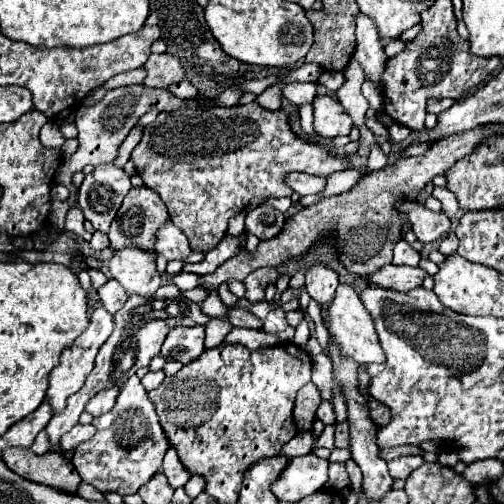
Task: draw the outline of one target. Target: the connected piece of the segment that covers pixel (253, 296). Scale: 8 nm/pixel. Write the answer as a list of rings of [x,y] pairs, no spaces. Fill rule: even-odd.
[[[259,268],[251,272],[243,284],[245,284],[245,298],[255,304],[259,300],[265,300],[265,288],[269,284],[275,284],[279,280],[279,272],[275,268]]]

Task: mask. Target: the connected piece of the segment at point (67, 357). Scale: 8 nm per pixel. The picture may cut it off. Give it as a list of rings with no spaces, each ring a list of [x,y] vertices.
[[[101,306],[95,308],[93,314],[91,314],[91,322],[89,322],[89,326],[85,328],[85,332],[83,332],[81,336],[77,336],[75,342],[63,350],[59,364],[57,364],[57,366],[51,370],[51,374],[49,374],[47,400],[49,400],[49,404],[51,404],[51,408],[53,408],[55,414],[63,412],[63,410],[65,410],[65,404],[67,404],[67,398],[69,398],[71,394],[75,394],[77,390],[83,388],[85,378],[87,378],[89,372],[93,370],[93,362],[95,362],[95,356],[97,356],[99,348],[101,348],[103,342],[109,338],[109,334],[113,332],[113,324],[115,324],[115,320],[113,320],[113,316],[111,316],[105,308],[101,308]]]

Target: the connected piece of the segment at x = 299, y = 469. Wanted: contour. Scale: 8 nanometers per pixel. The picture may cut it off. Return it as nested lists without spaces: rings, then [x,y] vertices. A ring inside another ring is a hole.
[[[305,454],[299,458],[291,458],[291,464],[283,470],[283,476],[271,484],[271,492],[285,502],[297,502],[317,490],[327,482],[327,460]]]

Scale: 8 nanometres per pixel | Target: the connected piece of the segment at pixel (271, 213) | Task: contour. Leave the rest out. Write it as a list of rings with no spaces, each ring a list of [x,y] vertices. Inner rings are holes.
[[[261,204],[247,212],[245,230],[255,234],[259,240],[269,240],[271,236],[277,236],[281,232],[283,222],[285,222],[283,212],[275,210],[273,206]]]

